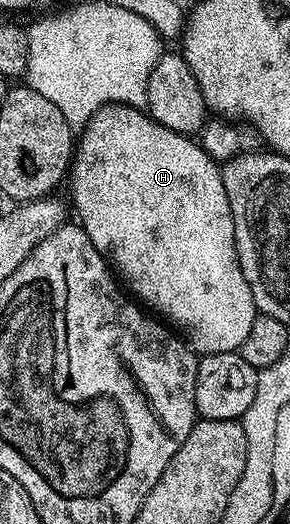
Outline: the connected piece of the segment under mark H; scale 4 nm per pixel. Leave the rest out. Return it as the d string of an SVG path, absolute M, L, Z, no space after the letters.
M107 103L105 107L99 108L87 120L85 126L81 128L80 134L77 136L76 150L72 155L72 162L68 172L68 184L70 183L70 199L74 202L75 209L78 210L77 222L88 233L92 245L96 245L96 249L102 254L103 259L113 264L116 271L116 266L118 266L119 272L117 271L117 274L123 280L126 278L130 282L131 288L129 287L129 290L151 312L157 313L167 324L173 325L179 332L186 331L187 336L185 335L185 338L188 340L191 351L199 356L238 351L244 337L248 337L249 331L252 330L252 321L256 314L256 308L252 297L252 289L248 289L248 281L244 281L244 273L238 264L236 241L234 240L234 218L232 217L232 209L228 205L228 195L224 193L221 166L211 159L210 154L193 138L181 135L164 125L160 125L155 119L150 118L145 110L129 107L126 103Z

